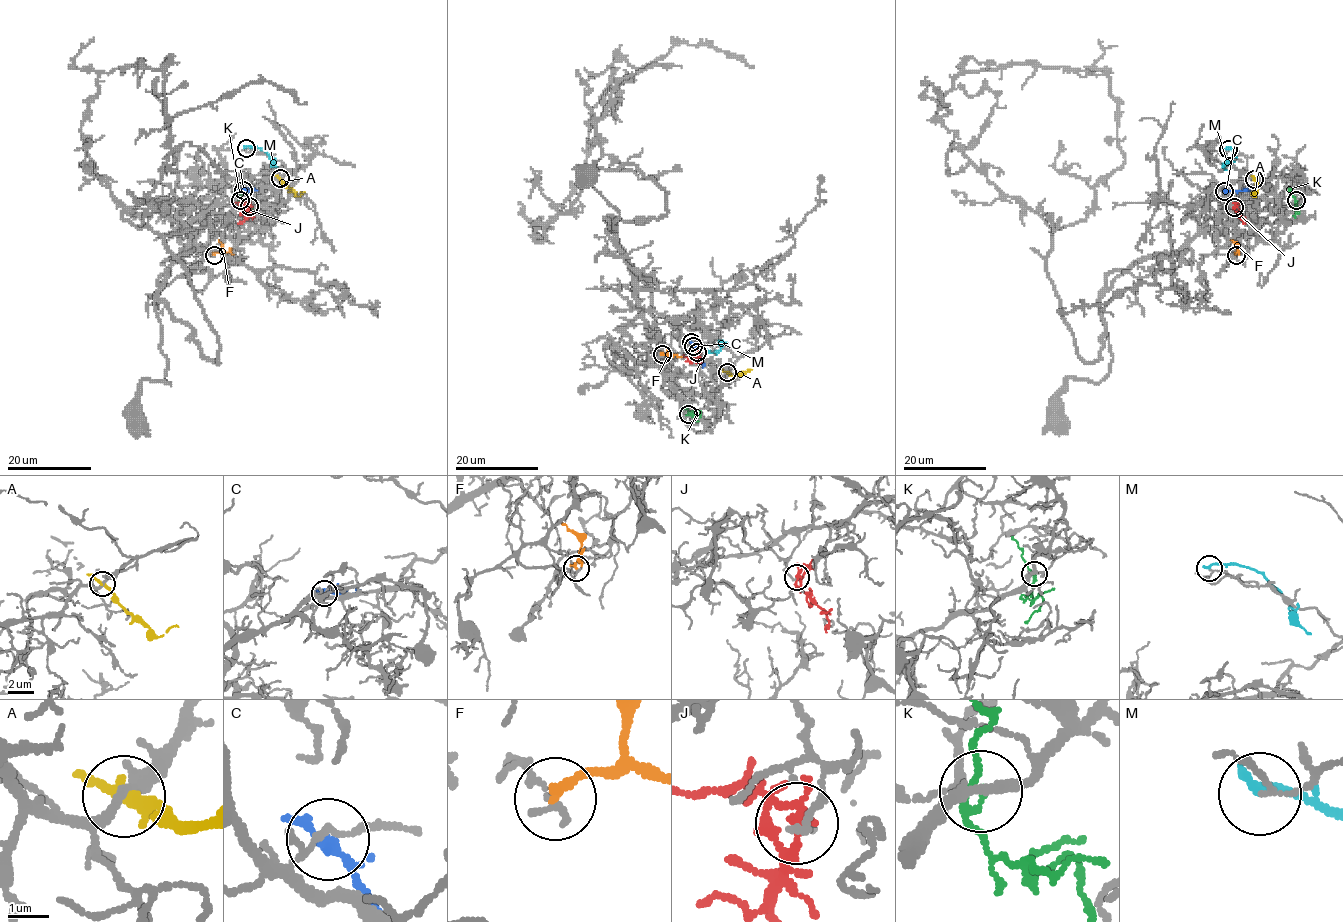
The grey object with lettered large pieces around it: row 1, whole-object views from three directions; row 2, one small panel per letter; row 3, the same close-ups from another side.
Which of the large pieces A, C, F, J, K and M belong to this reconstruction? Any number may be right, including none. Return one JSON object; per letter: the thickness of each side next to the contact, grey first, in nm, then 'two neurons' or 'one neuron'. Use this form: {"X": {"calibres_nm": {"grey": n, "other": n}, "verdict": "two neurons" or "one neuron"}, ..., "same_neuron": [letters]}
{"A": {"calibres_nm": {"grey": 260, "other": 280}, "verdict": "two neurons"}, "C": {"calibres_nm": {"grey": 140, "other": 280}, "verdict": "two neurons"}, "F": {"calibres_nm": {"grey": 220, "other": 240}, "verdict": "two neurons"}, "J": {"calibres_nm": {"grey": 170, "other": 200}, "verdict": "two neurons"}, "K": {"calibres_nm": {"grey": 240, "other": 160}, "verdict": "two neurons"}, "M": {"calibres_nm": {"grey": 110, "other": 240}, "verdict": "two neurons"}, "same_neuron": []}

